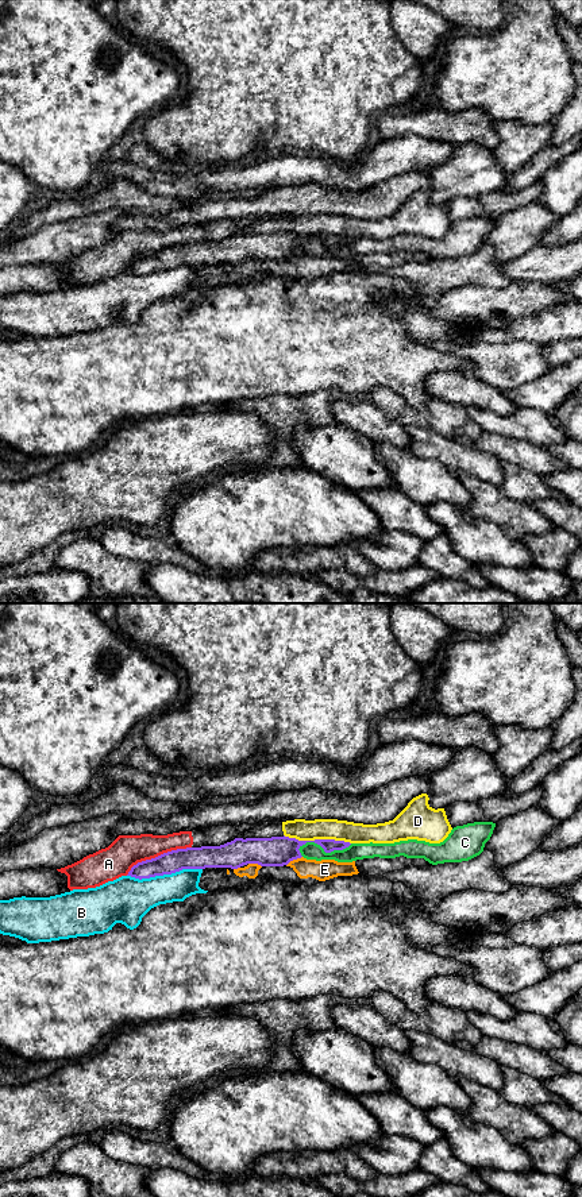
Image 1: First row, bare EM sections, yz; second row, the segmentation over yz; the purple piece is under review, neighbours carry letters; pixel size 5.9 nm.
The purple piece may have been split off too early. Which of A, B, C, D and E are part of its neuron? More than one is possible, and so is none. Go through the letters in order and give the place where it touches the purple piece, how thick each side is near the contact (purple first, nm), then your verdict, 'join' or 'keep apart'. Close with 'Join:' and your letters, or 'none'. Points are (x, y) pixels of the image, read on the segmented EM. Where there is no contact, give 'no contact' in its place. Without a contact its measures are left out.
A: contact yz (158, 856); calibres 130 and 200 nm; keep apart
B: contact yz (164, 873); calibres 130 and 240 nm; keep apart
C: contact yz (324, 850); calibres 160 and 110 nm; keep apart
D: contact yz (318, 840); calibres 180 and 130 nm; keep apart
E: contact yz (293, 858); calibres 180 and 120 nm; keep apart
Join: none

